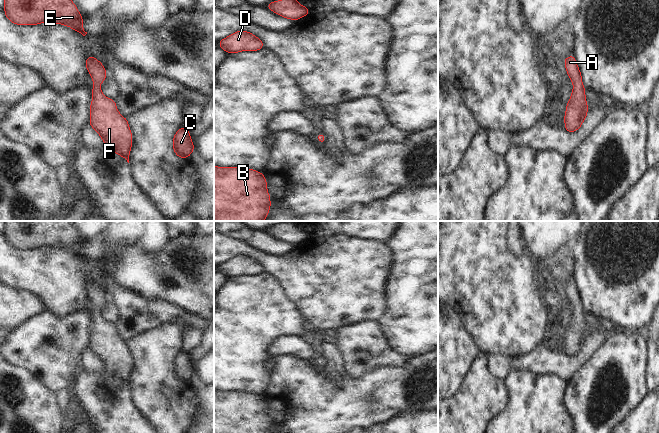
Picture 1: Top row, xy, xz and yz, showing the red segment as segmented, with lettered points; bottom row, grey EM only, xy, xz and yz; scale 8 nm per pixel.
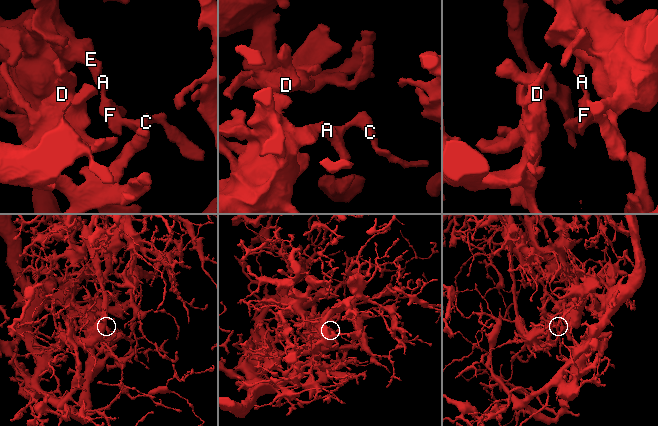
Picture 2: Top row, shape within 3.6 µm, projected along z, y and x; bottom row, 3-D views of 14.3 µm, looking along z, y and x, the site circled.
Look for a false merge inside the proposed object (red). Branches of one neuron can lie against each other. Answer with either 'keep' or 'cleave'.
keep

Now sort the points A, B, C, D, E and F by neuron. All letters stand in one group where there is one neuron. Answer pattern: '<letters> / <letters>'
A B C D E F

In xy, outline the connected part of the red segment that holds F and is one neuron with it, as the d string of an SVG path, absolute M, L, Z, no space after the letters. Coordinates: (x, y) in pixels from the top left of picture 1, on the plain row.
M89 280L85 284L85 290L94 309L91 314L92 327L89 347L101 360L105 371L109 375L119 378L129 387L132 357L128 343L117 334L115 323L108 323L100 313L100 308L107 302L106 294L103 288L93 280Z

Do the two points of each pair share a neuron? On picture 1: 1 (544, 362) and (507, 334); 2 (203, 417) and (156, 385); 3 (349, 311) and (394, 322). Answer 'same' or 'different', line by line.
1: different
2: different
3: different

